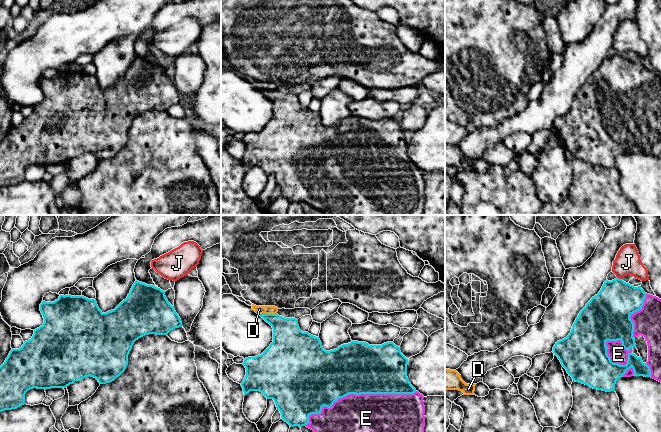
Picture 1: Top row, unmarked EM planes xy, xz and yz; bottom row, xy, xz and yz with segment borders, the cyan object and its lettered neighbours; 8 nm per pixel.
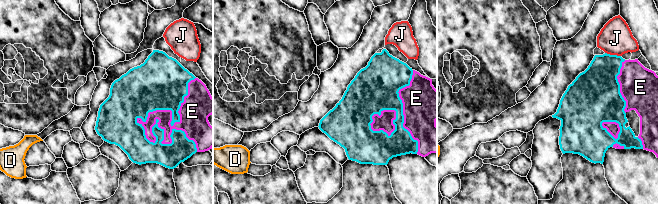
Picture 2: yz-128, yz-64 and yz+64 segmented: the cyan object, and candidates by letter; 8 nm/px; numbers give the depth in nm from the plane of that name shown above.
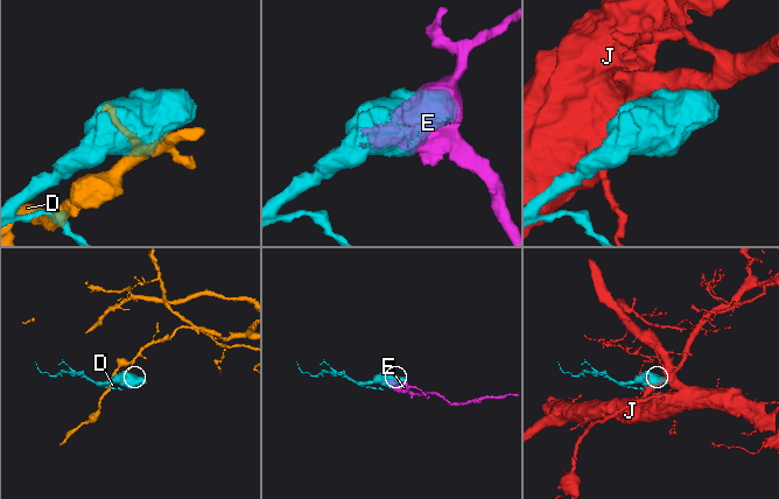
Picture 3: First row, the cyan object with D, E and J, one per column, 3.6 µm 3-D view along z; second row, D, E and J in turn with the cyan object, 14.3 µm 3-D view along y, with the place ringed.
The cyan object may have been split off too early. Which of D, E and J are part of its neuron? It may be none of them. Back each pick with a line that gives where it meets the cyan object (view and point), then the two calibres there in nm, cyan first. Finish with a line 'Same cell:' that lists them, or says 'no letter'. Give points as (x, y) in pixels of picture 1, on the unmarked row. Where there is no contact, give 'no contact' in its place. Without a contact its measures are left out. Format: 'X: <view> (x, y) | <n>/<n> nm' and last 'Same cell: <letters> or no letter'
E: xz (355, 169) | 420/480 nm
Same cell: E

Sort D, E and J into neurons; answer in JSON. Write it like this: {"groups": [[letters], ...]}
{"groups": [["D"], ["E"], ["J"]]}

